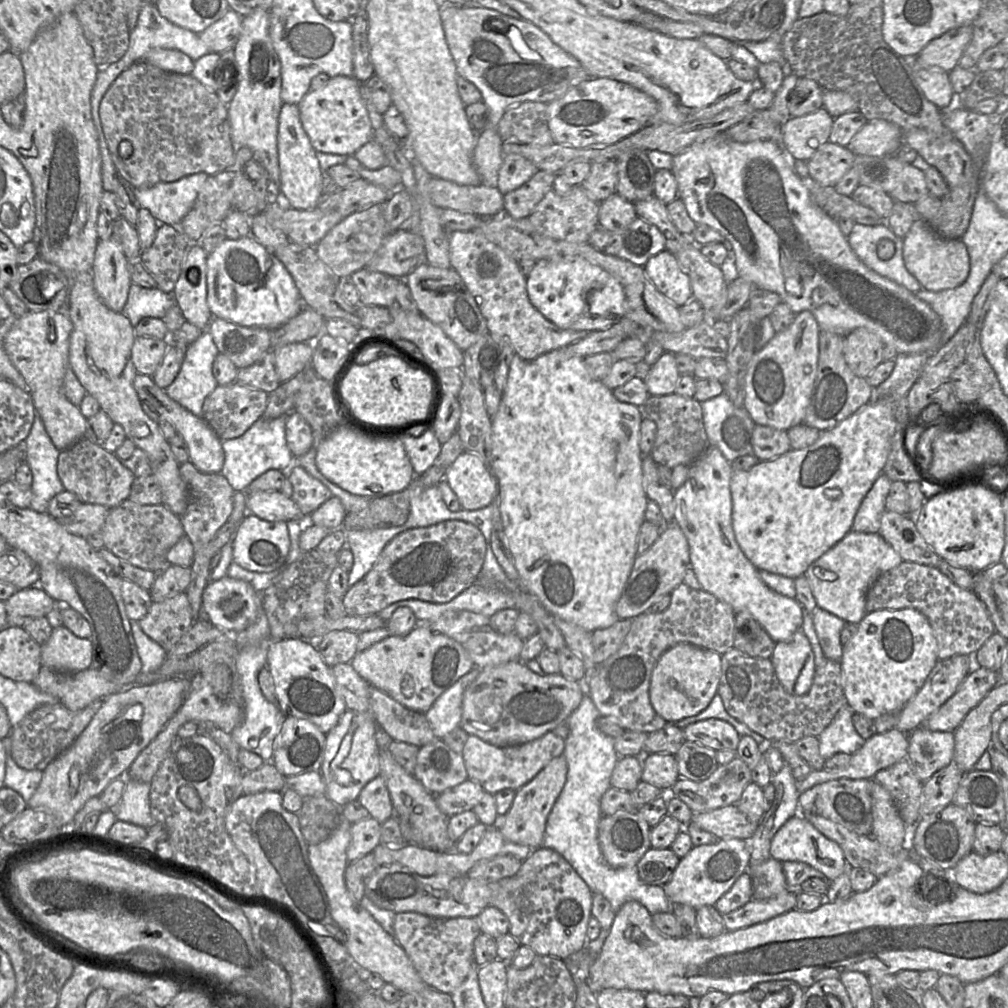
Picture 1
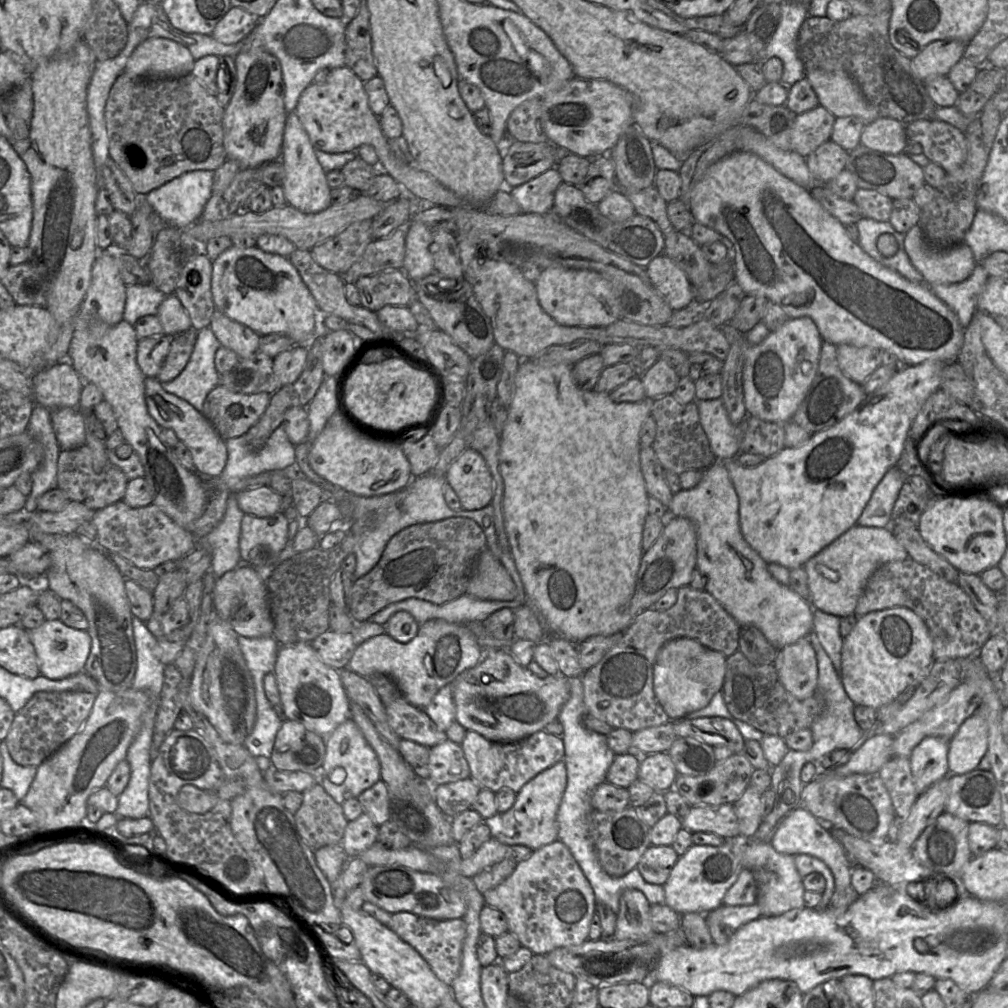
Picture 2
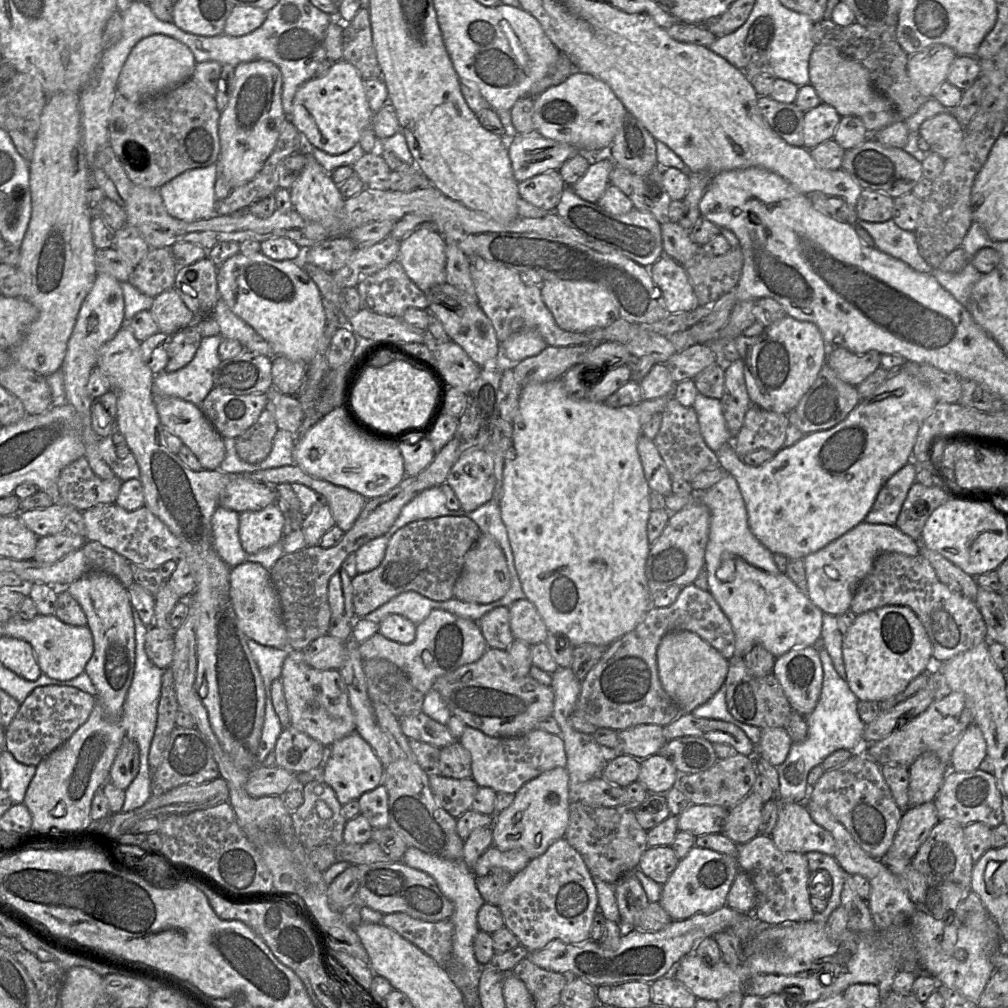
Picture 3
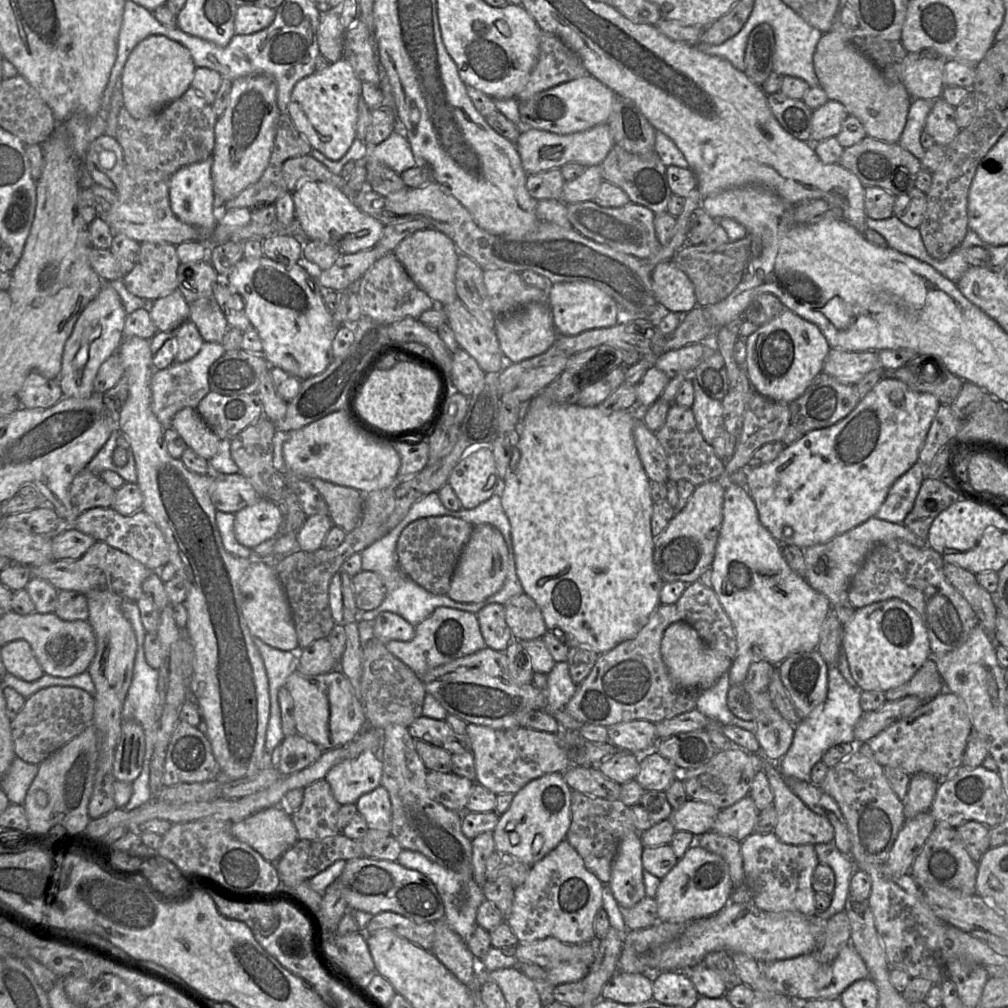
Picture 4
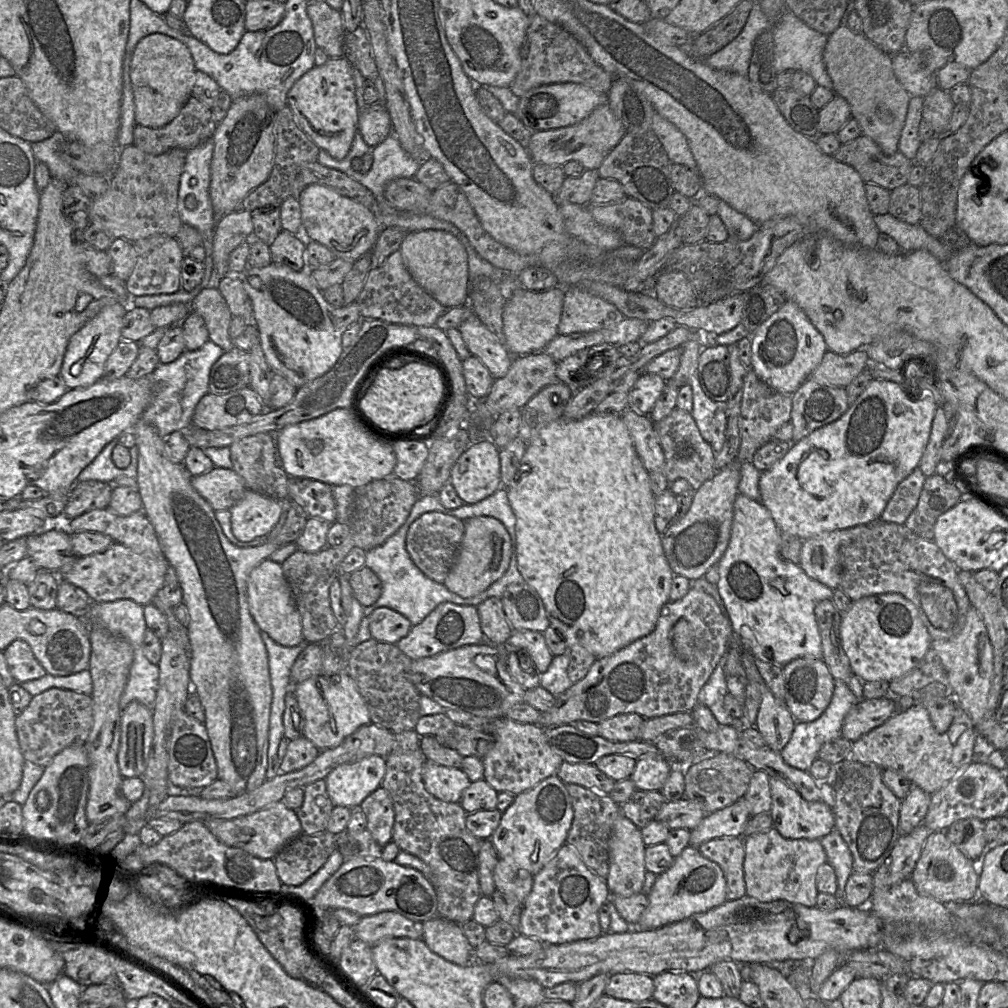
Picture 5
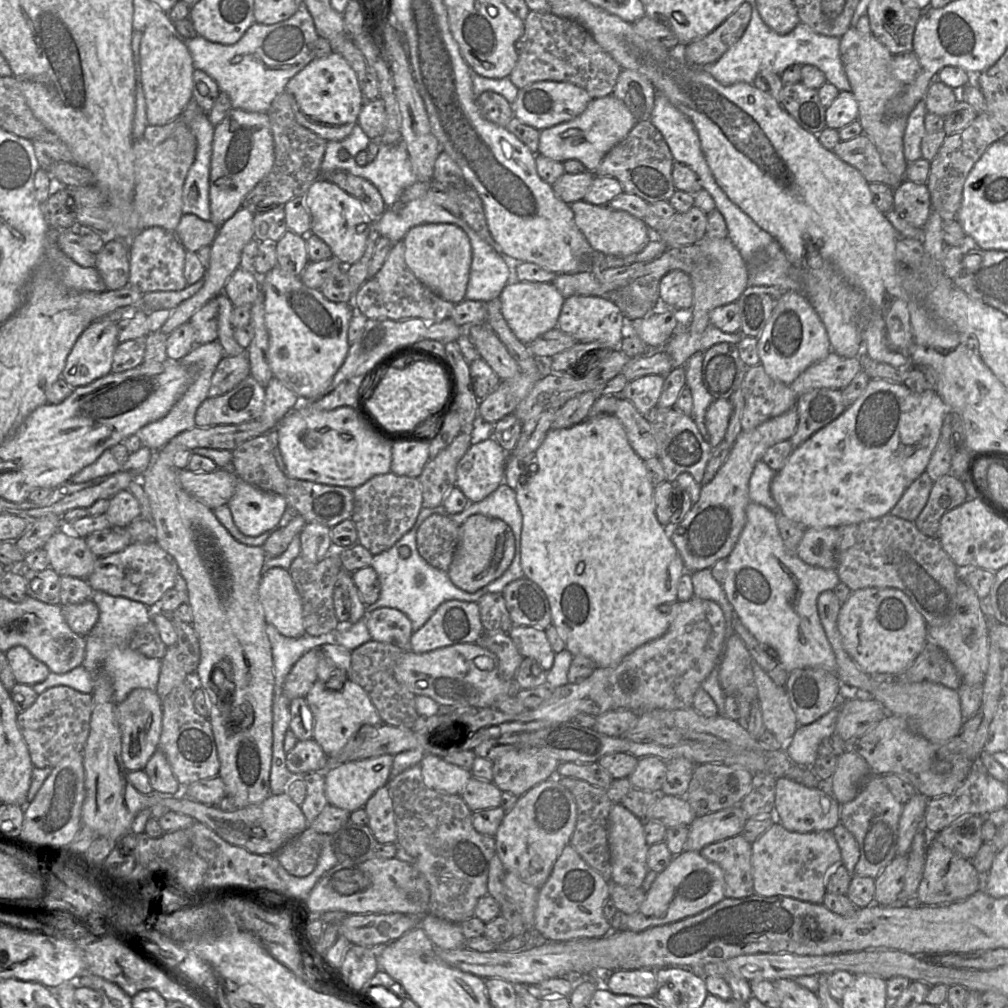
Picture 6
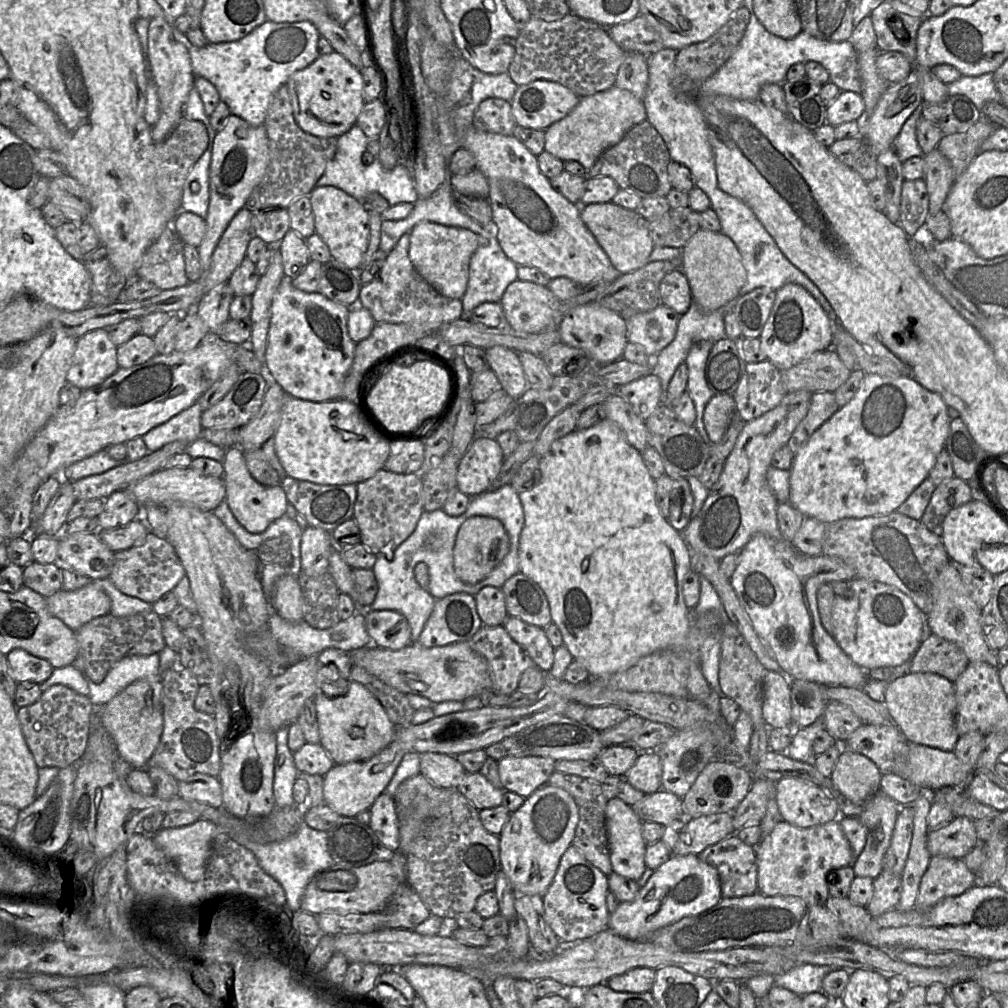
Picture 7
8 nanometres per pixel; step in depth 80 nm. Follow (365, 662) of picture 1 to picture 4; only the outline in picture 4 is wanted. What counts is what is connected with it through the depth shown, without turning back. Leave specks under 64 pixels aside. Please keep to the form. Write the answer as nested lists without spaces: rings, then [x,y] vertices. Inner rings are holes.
[[[439,607],[415,626],[415,635],[410,641],[387,641],[385,648],[408,666],[421,680],[431,669],[473,654],[486,647],[480,631],[477,614],[458,609]]]

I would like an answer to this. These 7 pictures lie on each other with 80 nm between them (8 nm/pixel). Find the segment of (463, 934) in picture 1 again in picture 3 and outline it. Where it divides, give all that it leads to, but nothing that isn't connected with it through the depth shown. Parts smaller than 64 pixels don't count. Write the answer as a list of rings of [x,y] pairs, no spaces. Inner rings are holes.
[[[395,912],[384,914],[381,924],[396,931],[446,969],[453,948],[454,927],[450,919],[428,922]]]

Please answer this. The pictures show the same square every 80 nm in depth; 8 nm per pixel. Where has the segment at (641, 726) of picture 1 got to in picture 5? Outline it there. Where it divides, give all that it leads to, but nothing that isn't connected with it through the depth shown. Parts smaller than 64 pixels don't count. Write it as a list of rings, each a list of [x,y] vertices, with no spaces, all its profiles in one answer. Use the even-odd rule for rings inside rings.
[[[691,587],[680,600],[666,603],[660,611],[655,629],[648,635],[635,640],[615,653],[597,658],[587,675],[573,684],[561,695],[555,697],[555,703],[546,712],[542,712],[538,724],[543,729],[574,724],[579,720],[601,723],[619,714],[635,713],[644,719],[677,713],[692,712],[698,703],[698,695],[710,679],[718,663],[732,645],[734,631],[731,621],[715,599],[702,590]],[[679,619],[688,621],[695,642],[694,659],[681,660],[675,653],[671,641],[671,630]]]

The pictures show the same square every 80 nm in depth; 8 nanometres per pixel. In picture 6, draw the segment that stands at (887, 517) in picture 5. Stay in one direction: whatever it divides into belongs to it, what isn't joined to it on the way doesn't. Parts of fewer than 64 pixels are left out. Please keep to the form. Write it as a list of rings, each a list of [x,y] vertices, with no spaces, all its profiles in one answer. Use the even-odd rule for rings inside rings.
[[[924,472],[904,492],[890,515],[914,522],[927,504],[934,482]]]

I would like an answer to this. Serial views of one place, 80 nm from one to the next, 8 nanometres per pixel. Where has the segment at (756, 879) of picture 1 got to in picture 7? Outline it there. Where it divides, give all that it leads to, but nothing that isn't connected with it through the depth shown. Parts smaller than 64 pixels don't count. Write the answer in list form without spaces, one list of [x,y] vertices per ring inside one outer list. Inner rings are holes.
[[[780,820],[773,831],[763,837],[755,848],[758,869],[758,892],[765,896],[794,896],[799,897],[808,904],[816,906],[825,905],[830,897],[828,893],[828,880],[836,877],[837,869],[852,866],[854,857],[849,841],[847,840],[839,820],[808,828],[796,827],[786,821]]]

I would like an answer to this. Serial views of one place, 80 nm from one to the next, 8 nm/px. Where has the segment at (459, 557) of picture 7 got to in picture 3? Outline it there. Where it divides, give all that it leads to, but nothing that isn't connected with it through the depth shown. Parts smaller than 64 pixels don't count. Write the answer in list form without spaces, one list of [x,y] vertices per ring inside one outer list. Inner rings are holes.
[[[481,534],[466,553],[462,571],[455,582],[453,598],[461,601],[487,604],[501,599],[511,585],[510,573],[503,550],[489,534]]]

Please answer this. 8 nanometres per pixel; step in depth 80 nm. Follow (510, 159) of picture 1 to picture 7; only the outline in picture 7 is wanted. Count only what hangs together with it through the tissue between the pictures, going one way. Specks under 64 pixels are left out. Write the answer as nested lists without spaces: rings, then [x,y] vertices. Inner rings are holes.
[[[614,85],[605,91],[580,98],[564,118],[545,129],[544,151],[563,162],[577,161],[588,171],[605,150],[616,145],[632,127],[646,118],[643,100]]]

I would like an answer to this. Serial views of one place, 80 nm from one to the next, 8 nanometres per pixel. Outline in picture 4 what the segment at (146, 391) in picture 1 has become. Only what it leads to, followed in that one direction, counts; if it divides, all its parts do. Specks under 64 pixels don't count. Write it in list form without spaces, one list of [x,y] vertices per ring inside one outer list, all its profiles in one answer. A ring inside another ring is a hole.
[[[185,407],[178,411],[171,422],[173,428],[188,448],[210,461],[219,451],[221,440],[214,434],[196,409]]]

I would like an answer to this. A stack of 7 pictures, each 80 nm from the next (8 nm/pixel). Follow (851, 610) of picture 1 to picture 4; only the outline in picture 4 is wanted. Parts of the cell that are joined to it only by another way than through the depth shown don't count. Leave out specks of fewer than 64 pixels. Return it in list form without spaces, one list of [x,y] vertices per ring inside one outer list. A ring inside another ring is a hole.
[[[872,517],[852,530],[838,535],[830,541],[804,549],[806,579],[816,591],[824,594],[831,607],[848,598],[851,581],[861,568],[869,551],[878,543],[899,539],[917,548],[927,545],[925,540],[913,534],[904,524],[896,524]]]

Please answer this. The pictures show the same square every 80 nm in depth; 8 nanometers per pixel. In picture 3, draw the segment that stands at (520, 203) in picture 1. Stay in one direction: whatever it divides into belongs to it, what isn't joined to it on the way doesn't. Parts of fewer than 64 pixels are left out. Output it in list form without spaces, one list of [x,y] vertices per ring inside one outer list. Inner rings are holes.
[[[556,170],[539,174],[518,183],[519,197],[533,206],[554,212],[566,184]]]

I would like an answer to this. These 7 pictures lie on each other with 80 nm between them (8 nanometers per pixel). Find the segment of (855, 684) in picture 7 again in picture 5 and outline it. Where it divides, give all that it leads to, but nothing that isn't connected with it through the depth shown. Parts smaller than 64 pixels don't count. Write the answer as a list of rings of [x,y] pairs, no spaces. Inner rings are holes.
[[[743,494],[736,497],[729,544],[717,567],[720,579],[716,586],[726,606],[734,636],[740,642],[741,651],[748,651],[754,659],[781,667],[797,658],[822,658],[822,641],[815,607],[822,600],[832,600],[835,590],[810,578],[800,565],[783,558],[781,531],[760,501]]]

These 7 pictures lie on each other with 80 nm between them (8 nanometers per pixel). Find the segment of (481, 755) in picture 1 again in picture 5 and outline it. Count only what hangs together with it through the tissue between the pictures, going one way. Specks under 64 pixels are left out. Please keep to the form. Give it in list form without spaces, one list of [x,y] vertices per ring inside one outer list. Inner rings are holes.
[[[501,717],[486,724],[485,733],[492,735],[495,742],[492,749],[481,759],[484,769],[483,779],[497,793],[520,794],[556,774],[563,762],[549,746],[545,729],[537,724],[519,723]]]

